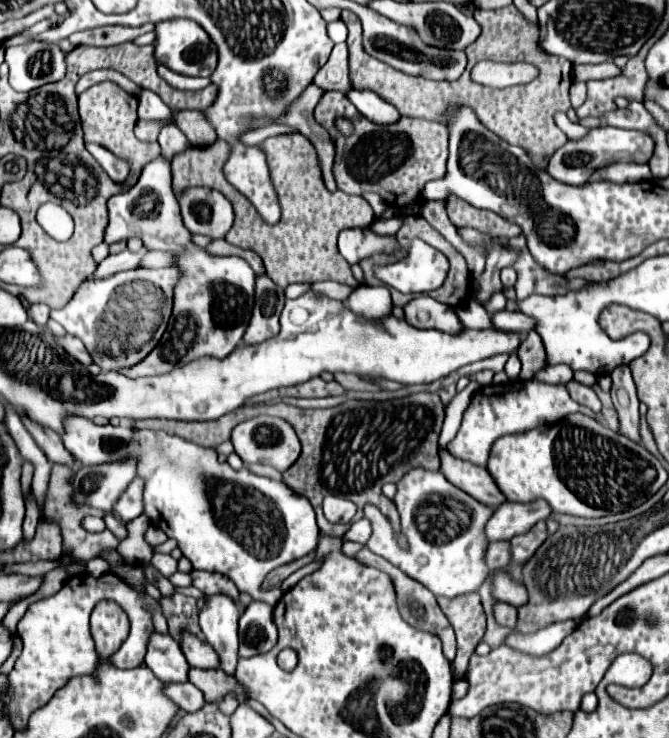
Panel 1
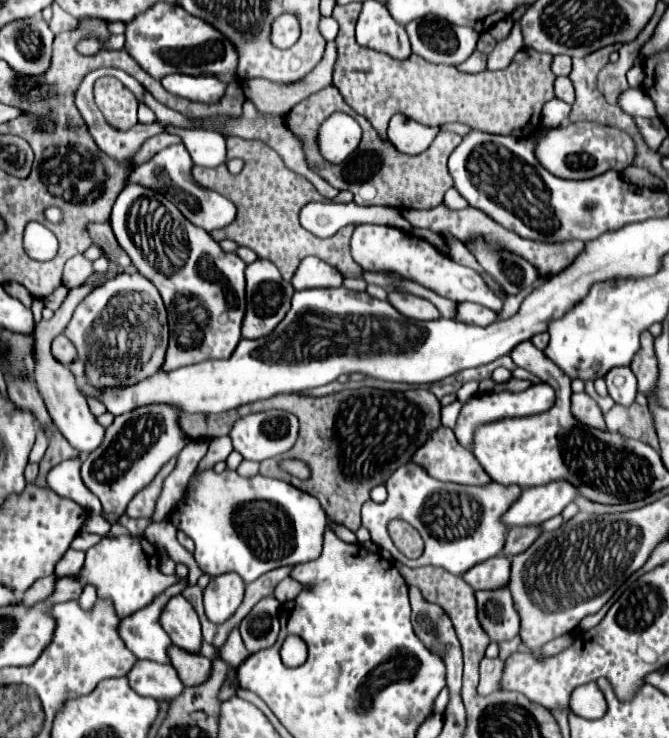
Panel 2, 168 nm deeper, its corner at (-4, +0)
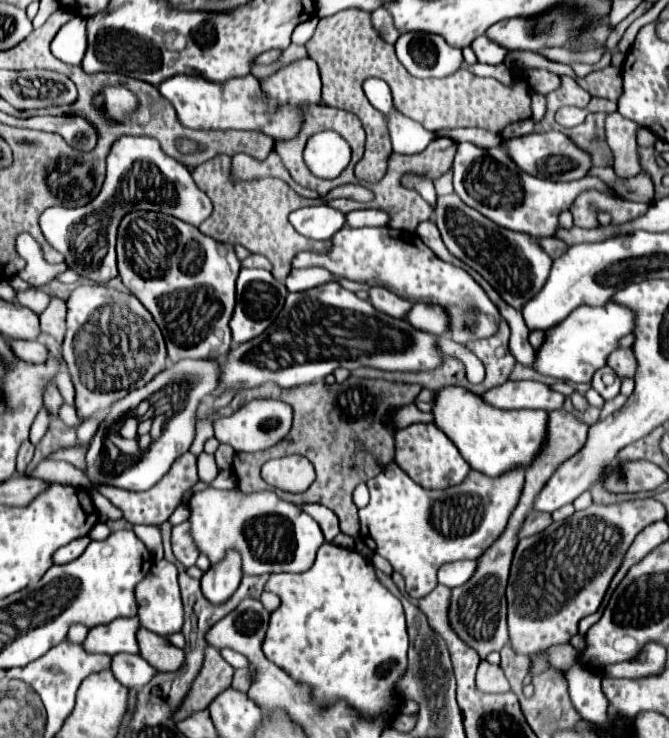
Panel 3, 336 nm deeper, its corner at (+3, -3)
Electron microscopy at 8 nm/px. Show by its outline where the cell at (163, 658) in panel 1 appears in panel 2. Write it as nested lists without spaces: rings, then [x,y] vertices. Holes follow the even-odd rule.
[[[188,579],[178,581],[176,585],[168,587],[156,601],[152,601],[148,607],[124,617],[120,621],[120,639],[124,639],[124,645],[136,655],[136,659],[150,659],[158,663],[170,663],[166,649],[172,645],[168,633],[162,629],[158,617],[162,607],[172,595],[178,595],[186,589]]]

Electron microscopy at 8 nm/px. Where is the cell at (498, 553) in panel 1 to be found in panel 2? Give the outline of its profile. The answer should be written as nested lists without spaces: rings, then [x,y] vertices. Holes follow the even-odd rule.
[[[540,525],[536,527],[512,527],[512,531],[508,531],[506,537],[506,545],[502,549],[502,553],[512,559],[514,555],[526,551],[530,547],[530,543],[534,543],[540,535]]]

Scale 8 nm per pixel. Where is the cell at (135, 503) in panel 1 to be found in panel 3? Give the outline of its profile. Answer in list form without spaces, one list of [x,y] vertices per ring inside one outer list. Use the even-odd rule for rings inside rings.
[[[185,452],[183,456],[179,456],[171,470],[149,490],[145,492],[129,492],[129,490],[117,490],[117,488],[111,488],[111,486],[97,486],[97,490],[109,498],[121,512],[123,512],[123,518],[131,524],[161,524],[165,522],[171,512],[179,506],[181,502],[181,496],[185,490],[189,490],[191,486],[195,486],[197,482],[197,458],[191,454],[191,452]]]

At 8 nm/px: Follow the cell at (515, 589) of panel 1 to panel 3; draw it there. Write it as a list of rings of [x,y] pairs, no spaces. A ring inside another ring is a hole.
[[[459,560],[459,562],[451,562],[441,566],[439,570],[439,582],[449,586],[449,588],[457,588],[463,586],[477,570],[477,560]]]

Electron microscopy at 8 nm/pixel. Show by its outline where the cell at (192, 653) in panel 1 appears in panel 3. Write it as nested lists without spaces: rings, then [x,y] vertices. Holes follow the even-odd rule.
[[[159,560],[153,564],[153,570],[145,576],[145,582],[137,586],[137,604],[139,604],[139,618],[141,626],[159,634],[159,636],[171,636],[181,632],[183,628],[183,606],[179,596],[179,584],[177,584],[179,570],[169,560]]]

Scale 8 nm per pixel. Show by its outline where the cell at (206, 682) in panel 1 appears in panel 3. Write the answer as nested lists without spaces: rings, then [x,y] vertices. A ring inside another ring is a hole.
[[[145,628],[137,634],[141,642],[141,656],[159,672],[175,672],[185,664],[185,652],[175,648],[167,638],[161,638]]]

